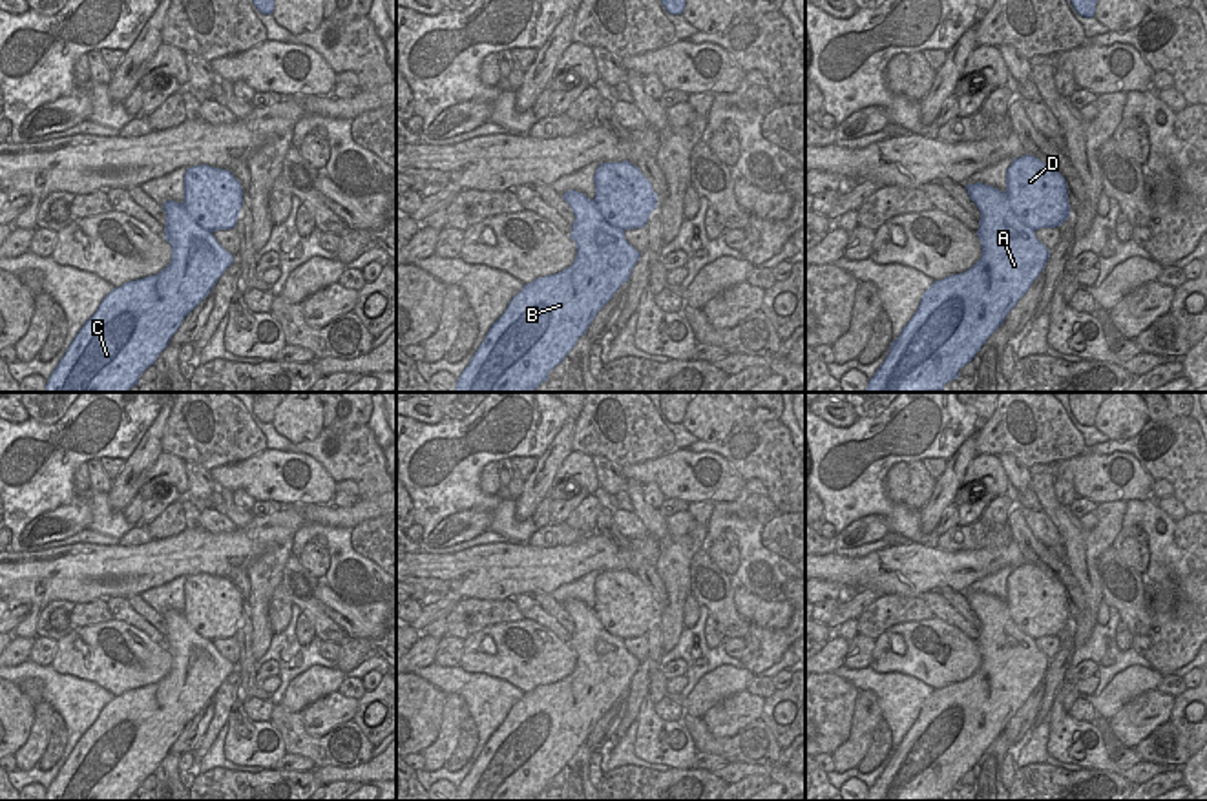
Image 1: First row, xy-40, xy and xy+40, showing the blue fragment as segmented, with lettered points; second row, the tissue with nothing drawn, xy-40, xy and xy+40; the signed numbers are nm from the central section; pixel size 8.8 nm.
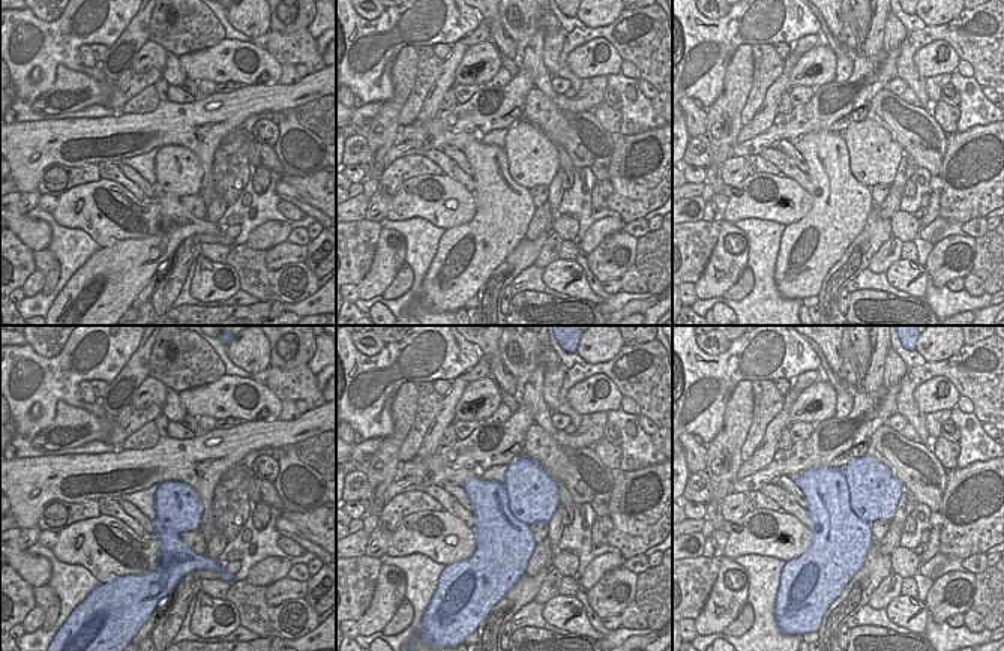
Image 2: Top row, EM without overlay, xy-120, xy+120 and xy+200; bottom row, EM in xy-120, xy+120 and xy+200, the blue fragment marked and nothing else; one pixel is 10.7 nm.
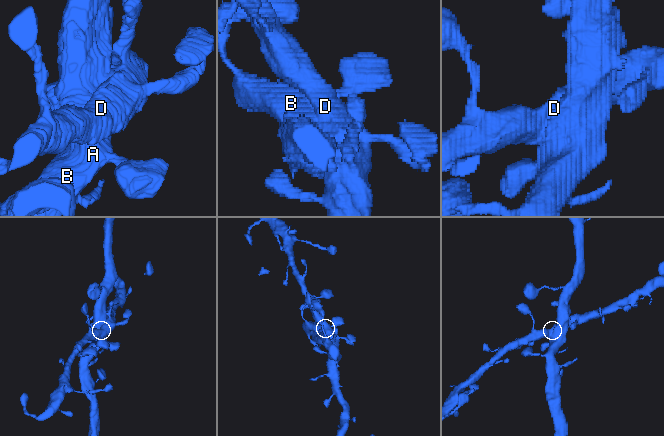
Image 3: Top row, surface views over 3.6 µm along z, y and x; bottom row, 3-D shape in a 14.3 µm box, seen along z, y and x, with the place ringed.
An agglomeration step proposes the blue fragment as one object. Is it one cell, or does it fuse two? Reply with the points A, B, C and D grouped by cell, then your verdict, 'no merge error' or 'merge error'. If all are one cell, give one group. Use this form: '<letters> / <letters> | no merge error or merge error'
A B C / D | merge error

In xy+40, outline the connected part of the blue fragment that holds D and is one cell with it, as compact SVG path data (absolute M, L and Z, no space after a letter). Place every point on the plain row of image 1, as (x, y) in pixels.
M1034 564L1013 567L1006 602L1013 622L1032 639L1055 637L1070 626L1065 586Z

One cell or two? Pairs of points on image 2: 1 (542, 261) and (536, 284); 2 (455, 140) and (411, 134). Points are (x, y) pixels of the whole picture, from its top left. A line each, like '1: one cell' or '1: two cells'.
1: two cells
2: one cell

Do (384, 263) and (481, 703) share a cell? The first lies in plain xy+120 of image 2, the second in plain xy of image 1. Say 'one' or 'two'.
two

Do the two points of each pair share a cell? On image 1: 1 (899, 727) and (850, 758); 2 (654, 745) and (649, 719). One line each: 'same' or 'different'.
1: different
2: same

